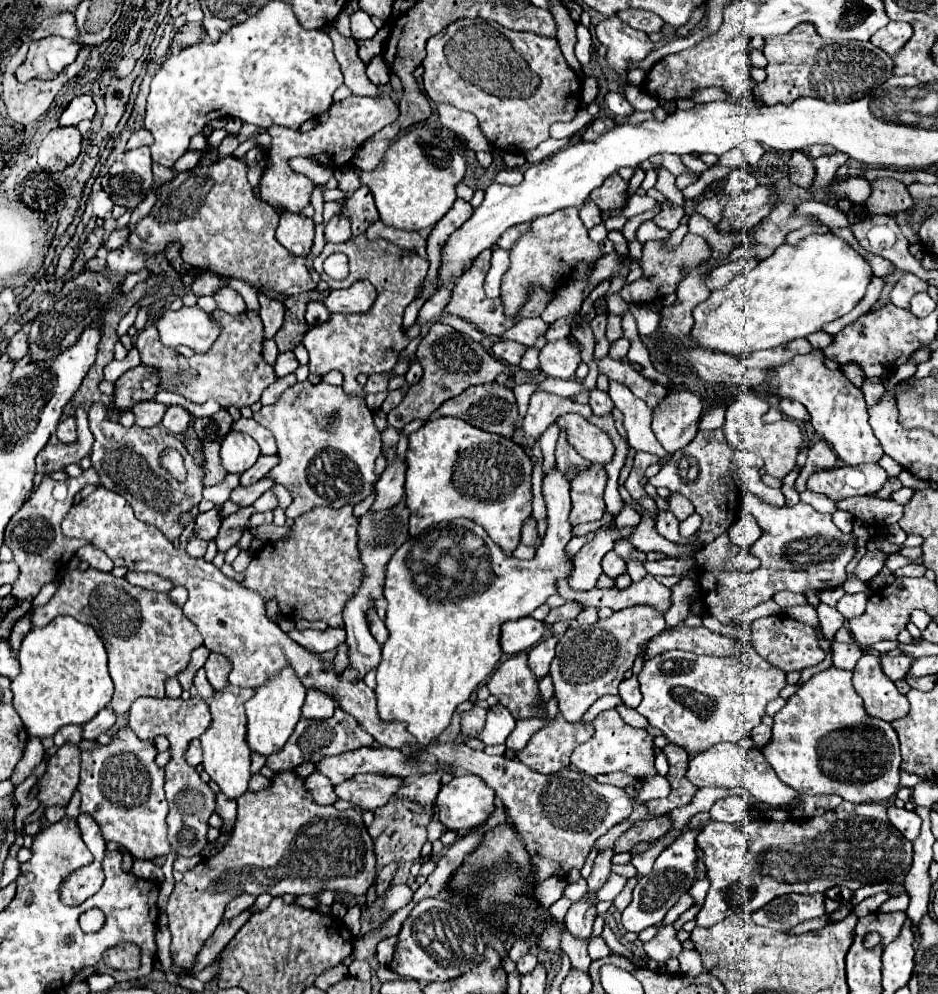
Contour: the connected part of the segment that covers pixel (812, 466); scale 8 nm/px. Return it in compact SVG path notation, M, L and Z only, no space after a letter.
M819 441L817 445L813 445L807 453L807 465L801 471L795 481L795 488L799 493L806 490L807 480L815 471L821 469L835 469L837 467L837 455L829 449L829 445L825 441Z

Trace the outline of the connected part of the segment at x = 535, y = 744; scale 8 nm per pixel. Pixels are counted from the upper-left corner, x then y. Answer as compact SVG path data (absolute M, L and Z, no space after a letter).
M561 715L555 717L547 727L537 731L527 747L517 753L517 759L539 773L557 773L569 765L573 749L593 735L591 723L569 723Z

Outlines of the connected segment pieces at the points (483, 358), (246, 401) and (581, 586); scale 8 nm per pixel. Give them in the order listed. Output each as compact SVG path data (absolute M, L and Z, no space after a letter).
M435 321L431 325L431 329L427 331L427 335L421 339L419 349L417 349L417 361L423 365L421 381L411 385L407 395L403 397L403 401L395 409L391 409L387 415L387 423L399 431L403 429L403 425L407 425L413 419L427 421L435 413L435 409L439 409L439 405L443 401L457 397L467 387L491 383L501 373L513 375L511 367L501 363L501 359L489 355L481 343L473 341L467 335L461 335L459 331L453 331L453 327L449 327L441 321Z
M217 309L211 313L211 319L215 323L221 323L221 335L207 353L193 355L189 359L179 355L175 349L161 345L155 325L147 325L143 331L139 331L135 341L135 347L141 355L141 363L157 369L157 375L161 375L159 389L179 393L191 403L203 405L205 401L215 399L223 409L227 409L229 405L243 407L257 403L261 399L263 389L277 379L273 365L263 359L265 331L259 313L243 311L239 315L229 315Z
M613 525L607 529L599 529L595 539L589 541L573 559L573 571L569 573L569 587L573 591L589 591L597 585L599 575L603 573L601 569L601 559L605 557L607 551L613 549L613 543L619 537L629 537L633 527L627 529L615 529Z

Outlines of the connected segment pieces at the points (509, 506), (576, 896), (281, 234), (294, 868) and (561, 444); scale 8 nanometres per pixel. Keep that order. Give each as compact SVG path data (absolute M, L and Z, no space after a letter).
M457 417L429 419L419 431L411 433L409 437L405 501L411 513L409 537L419 535L433 523L465 517L485 527L489 537L499 543L505 555L513 557L515 547L521 543L521 529L531 517L531 459L513 439L485 433Z
M579 879L579 881L573 883L573 885L567 885L567 889L565 889L563 895L567 895L573 903L579 901L579 899L589 899L589 901L591 901L591 891L589 891L585 879Z
M281 213L277 227L277 241L295 257L307 257L313 245L315 223L313 219L297 213Z
M285 771L275 775L273 787L251 793L247 791L237 799L239 813L235 821L235 829L223 851L209 859L201 859L193 869L189 869L181 881L175 883L173 893L167 903L167 917L169 917L169 931L171 931L171 959L173 965L191 969L195 963L195 955L199 953L203 941L213 935L217 925L221 923L223 911L227 903L247 893L245 883L257 881L257 895L271 893L271 895L303 895L303 893L317 893L321 889L329 891L347 891L351 895L365 895L369 885L375 879L375 855L371 847L371 837L367 827L361 819L357 809L337 811L333 807L317 807L309 791L303 787L303 779L295 775L295 771Z
M565 433L559 435L559 441L557 441L557 449L555 449L555 459L557 459L557 469L563 471L567 475L567 479L573 479L573 473L571 469L583 469L585 465L589 465L583 457L577 455L577 451L567 443L565 439Z

